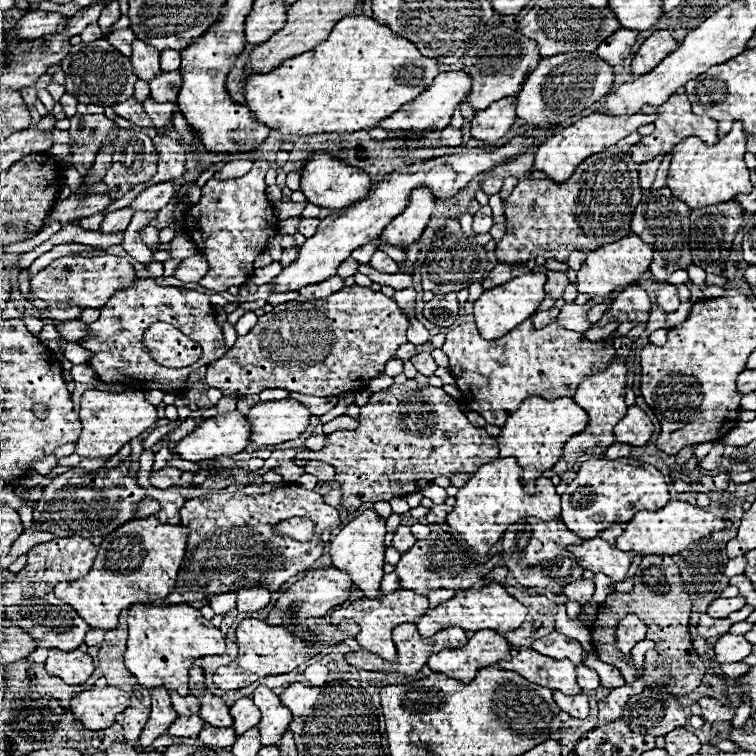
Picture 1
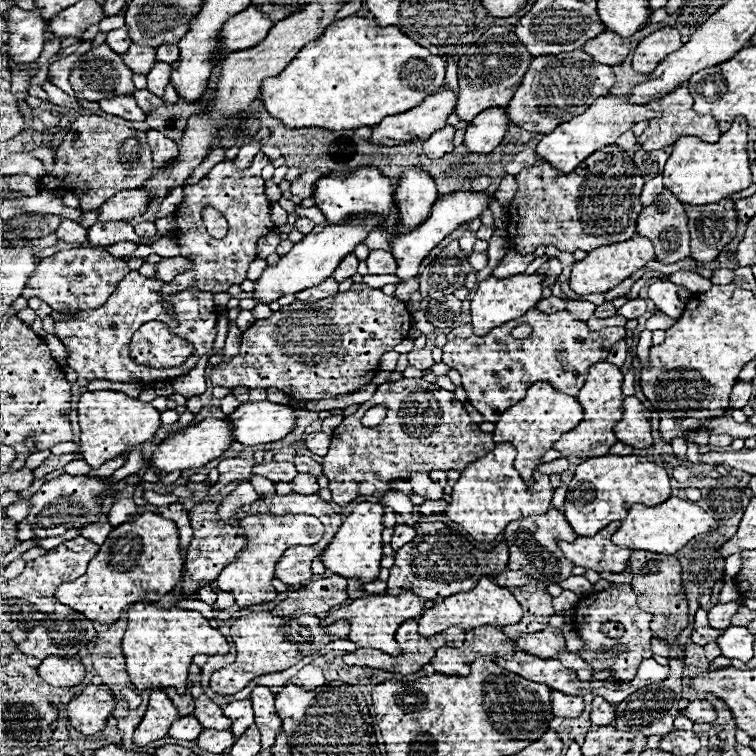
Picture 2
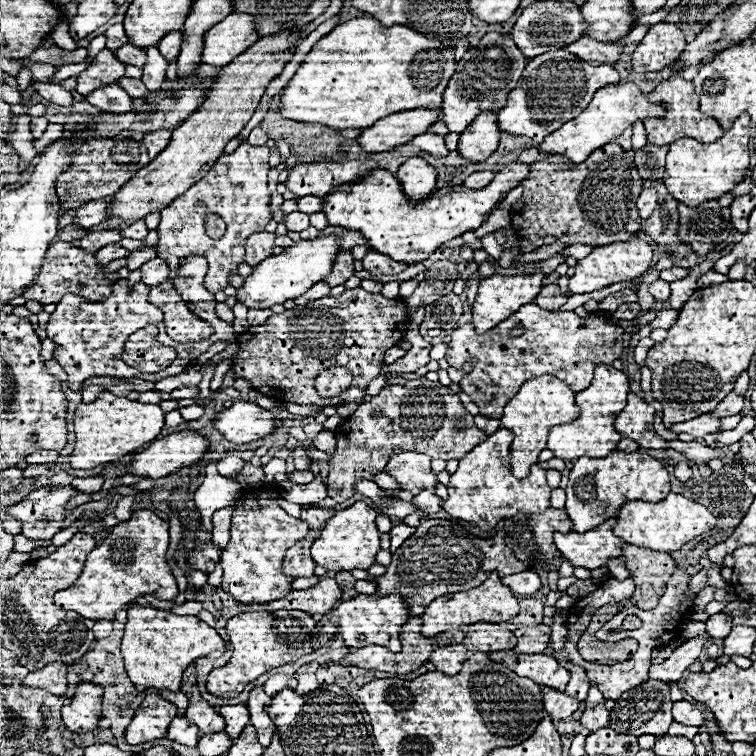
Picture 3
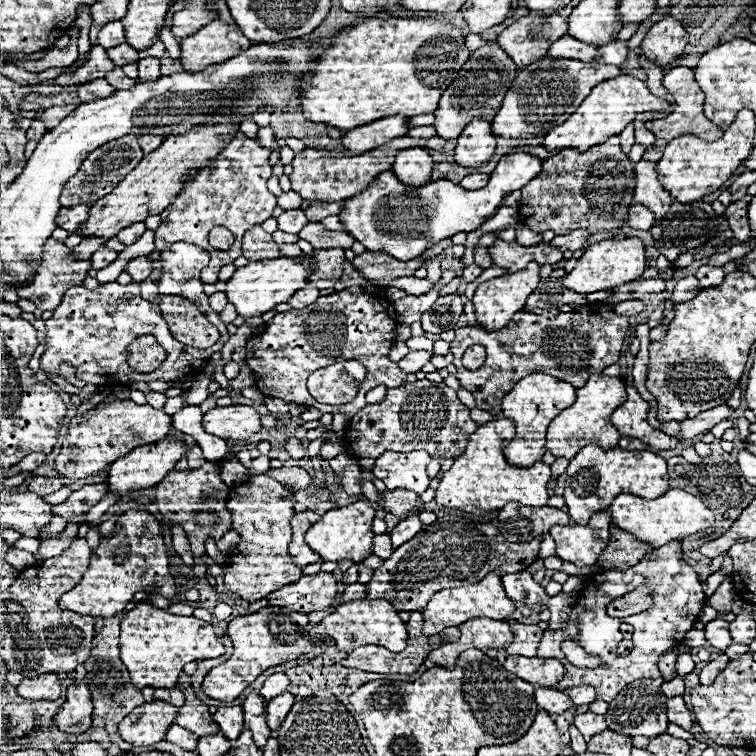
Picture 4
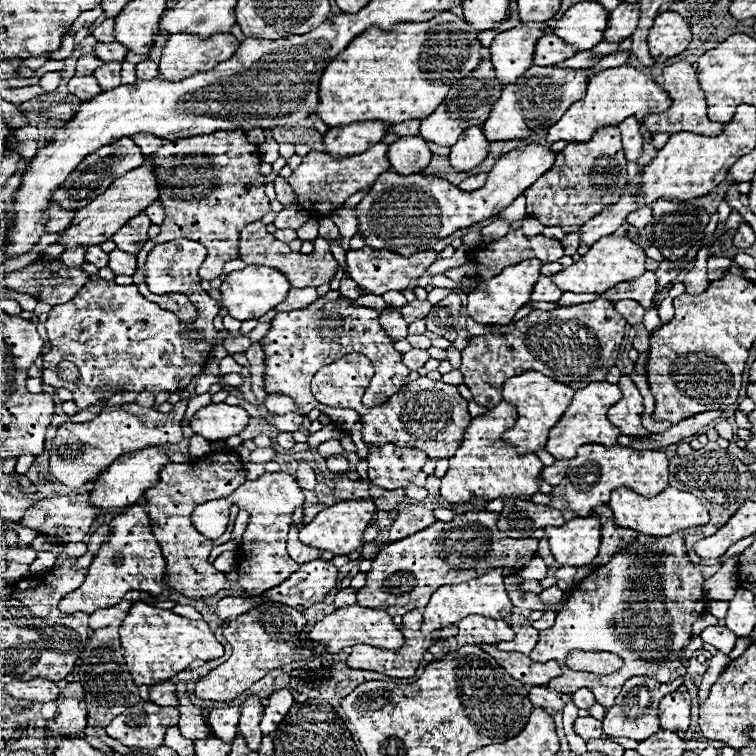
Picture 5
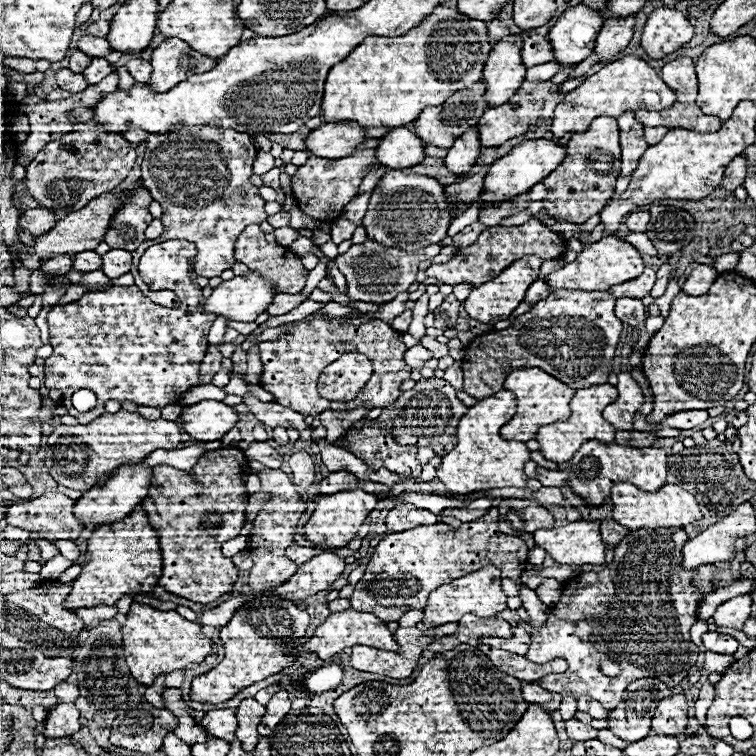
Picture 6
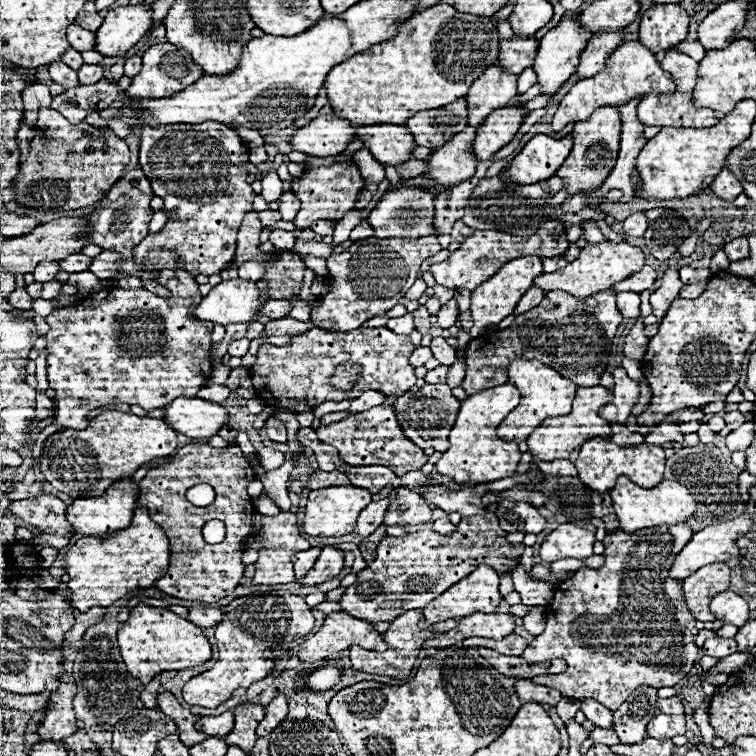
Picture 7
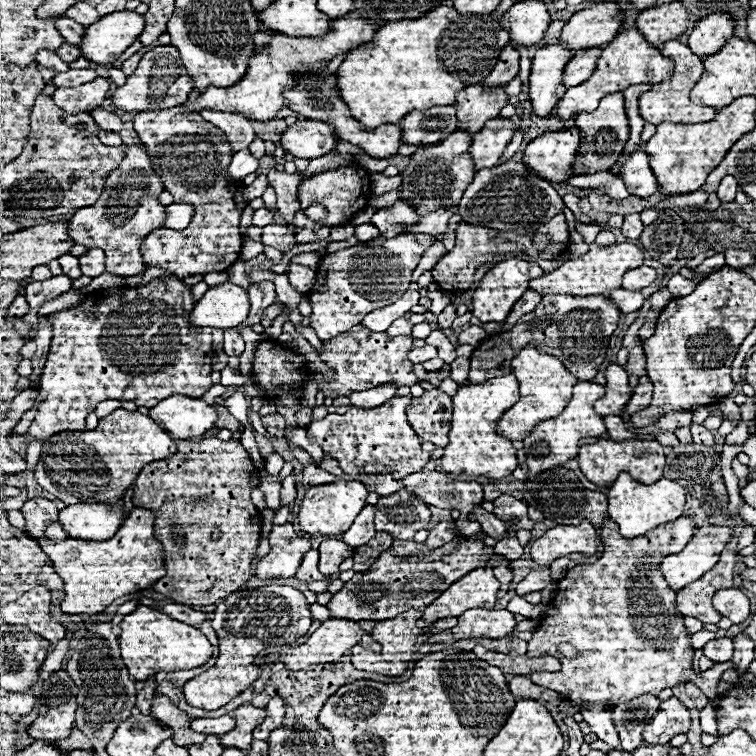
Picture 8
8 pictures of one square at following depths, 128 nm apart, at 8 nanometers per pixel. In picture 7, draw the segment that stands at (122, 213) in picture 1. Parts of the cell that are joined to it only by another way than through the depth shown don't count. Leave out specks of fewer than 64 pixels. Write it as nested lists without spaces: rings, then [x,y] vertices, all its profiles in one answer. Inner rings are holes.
[[[40,262],[34,270],[34,278],[36,278],[36,282],[42,282],[42,284],[50,282],[50,280],[54,280],[58,270],[60,270],[58,262]]]

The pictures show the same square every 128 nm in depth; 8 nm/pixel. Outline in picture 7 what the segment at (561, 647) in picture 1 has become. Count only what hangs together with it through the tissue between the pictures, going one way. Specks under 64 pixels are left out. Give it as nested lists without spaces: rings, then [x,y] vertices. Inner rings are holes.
[[[510,634],[510,638],[502,638],[502,640],[492,640],[492,638],[466,638],[462,640],[464,646],[470,648],[478,648],[478,646],[488,646],[490,650],[508,654],[508,656],[520,656],[522,650],[528,646],[528,640],[518,636],[518,634]]]

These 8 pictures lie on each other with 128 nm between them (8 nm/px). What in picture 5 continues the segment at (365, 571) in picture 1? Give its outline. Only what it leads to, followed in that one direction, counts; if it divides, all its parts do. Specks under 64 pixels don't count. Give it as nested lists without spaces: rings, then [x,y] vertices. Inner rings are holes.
[[[358,498],[358,500],[340,500],[322,512],[314,516],[314,520],[300,528],[300,540],[308,546],[318,546],[320,550],[332,550],[336,556],[346,556],[352,550],[358,550],[362,546],[362,534],[366,526],[370,524],[372,516],[376,512],[376,506],[370,498]]]

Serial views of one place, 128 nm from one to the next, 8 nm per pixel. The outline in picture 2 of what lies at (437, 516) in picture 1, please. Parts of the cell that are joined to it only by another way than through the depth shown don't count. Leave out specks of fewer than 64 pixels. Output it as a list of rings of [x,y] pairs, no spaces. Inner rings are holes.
[[[426,500],[422,506],[420,506],[420,514],[444,514],[448,502],[444,500]]]

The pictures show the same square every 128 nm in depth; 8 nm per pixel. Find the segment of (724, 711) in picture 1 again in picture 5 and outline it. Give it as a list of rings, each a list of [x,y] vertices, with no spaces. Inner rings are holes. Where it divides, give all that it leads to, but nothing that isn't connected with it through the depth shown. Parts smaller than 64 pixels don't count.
[[[674,692],[660,700],[658,718],[662,730],[686,732],[690,726],[690,694],[688,692]]]

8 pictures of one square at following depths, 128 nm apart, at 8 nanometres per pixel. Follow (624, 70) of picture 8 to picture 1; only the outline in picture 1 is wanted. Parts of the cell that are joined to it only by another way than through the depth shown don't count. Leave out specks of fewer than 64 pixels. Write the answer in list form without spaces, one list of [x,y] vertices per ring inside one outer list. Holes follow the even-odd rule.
[[[592,112],[588,116],[582,116],[580,120],[576,120],[568,128],[562,128],[552,138],[548,138],[544,144],[538,146],[534,170],[544,172],[554,182],[564,182],[566,178],[570,178],[570,174],[576,170],[576,166],[580,162],[584,162],[584,158],[588,158],[596,152],[604,152],[608,146],[618,144],[624,136],[632,134],[636,128],[640,128],[644,124],[652,124],[654,120],[656,120],[654,114],[642,114],[642,112],[632,114],[632,116],[610,116],[610,114],[602,114],[602,112]]]

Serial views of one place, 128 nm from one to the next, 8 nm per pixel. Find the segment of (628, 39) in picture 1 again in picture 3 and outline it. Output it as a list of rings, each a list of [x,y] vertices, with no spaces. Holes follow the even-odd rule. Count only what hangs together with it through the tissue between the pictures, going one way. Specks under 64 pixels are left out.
[[[586,36],[566,44],[562,50],[590,62],[592,66],[602,66],[602,62],[614,64],[620,60],[620,48],[614,42],[596,42]]]

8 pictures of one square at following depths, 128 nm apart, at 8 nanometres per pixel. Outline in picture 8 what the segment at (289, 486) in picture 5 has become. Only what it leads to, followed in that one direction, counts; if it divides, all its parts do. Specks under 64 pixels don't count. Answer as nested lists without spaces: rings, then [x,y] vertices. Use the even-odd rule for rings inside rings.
[[[292,524],[274,526],[270,532],[272,550],[258,562],[258,578],[292,578],[298,572],[302,556],[310,550],[310,542],[298,538]]]

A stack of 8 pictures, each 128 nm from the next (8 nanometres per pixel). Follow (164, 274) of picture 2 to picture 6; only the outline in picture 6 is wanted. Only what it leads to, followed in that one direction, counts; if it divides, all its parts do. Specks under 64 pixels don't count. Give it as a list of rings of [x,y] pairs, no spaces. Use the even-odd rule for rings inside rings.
[[[112,248],[110,252],[106,252],[102,256],[102,272],[108,278],[118,278],[118,276],[130,272],[130,266],[132,266],[132,254],[128,250]]]

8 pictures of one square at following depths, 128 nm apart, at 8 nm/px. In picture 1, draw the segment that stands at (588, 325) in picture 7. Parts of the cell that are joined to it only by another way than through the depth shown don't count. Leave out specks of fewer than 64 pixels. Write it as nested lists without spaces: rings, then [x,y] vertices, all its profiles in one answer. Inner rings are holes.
[[[528,318],[502,338],[484,340],[480,338],[476,324],[466,322],[446,334],[442,350],[450,358],[450,372],[456,378],[470,410],[482,414],[488,424],[502,428],[504,420],[490,420],[490,412],[492,416],[506,416],[520,406],[526,394],[542,394],[546,400],[574,396],[578,382],[582,382],[586,374],[604,370],[610,362],[614,362],[614,334],[616,332],[600,342],[590,342],[582,332],[566,330],[558,322],[552,322],[542,330],[534,330],[532,320]]]

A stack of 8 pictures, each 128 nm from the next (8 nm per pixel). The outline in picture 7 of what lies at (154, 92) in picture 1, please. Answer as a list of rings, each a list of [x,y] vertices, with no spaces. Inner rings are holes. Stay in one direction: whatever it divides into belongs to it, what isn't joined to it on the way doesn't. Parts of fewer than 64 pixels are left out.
[[[134,56],[134,58],[128,58],[126,64],[124,64],[124,74],[128,78],[134,78],[138,74],[138,70],[142,68],[142,56]]]

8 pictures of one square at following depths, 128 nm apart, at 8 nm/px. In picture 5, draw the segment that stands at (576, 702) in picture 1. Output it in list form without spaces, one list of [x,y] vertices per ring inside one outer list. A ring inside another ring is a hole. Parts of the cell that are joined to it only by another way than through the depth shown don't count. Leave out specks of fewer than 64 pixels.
[[[532,686],[528,698],[536,708],[544,708],[544,710],[560,710],[566,702],[570,702],[570,696],[558,694],[554,690],[546,690],[544,686]]]

